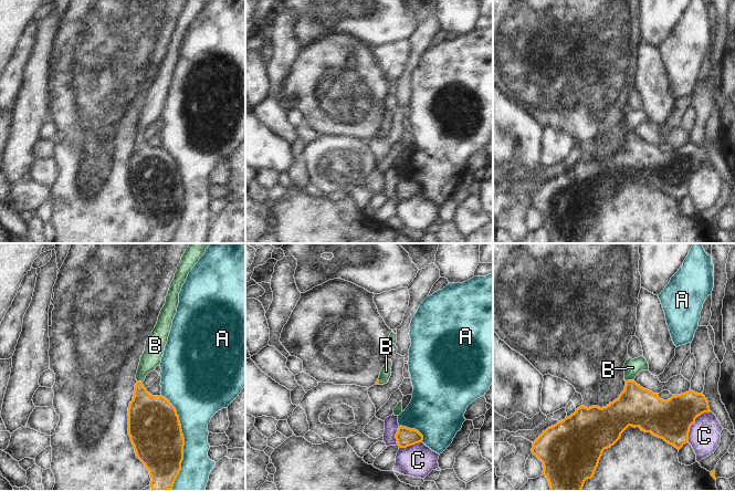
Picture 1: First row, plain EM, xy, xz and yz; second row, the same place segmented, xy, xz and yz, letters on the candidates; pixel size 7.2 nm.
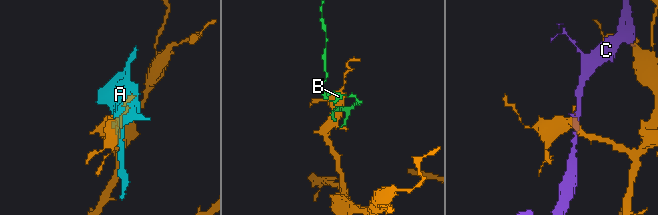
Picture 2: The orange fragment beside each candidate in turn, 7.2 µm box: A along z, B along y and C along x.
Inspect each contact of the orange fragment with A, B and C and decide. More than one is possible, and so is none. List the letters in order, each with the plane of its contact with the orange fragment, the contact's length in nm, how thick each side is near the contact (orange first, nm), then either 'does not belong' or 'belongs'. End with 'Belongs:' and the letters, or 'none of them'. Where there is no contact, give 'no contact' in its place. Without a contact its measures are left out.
A: xy | 700 nm | 380/260 nm | does not belong
B: yz | 70 nm | 300/120 nm | belongs
C: xz | 220 nm | 140/240 nm | does not belong
Belongs: B

